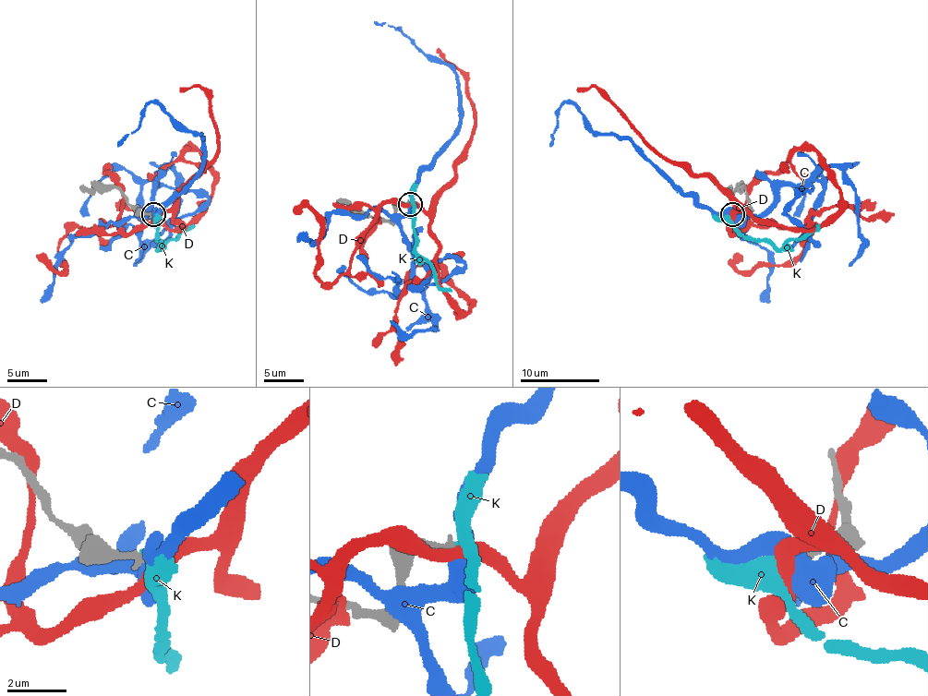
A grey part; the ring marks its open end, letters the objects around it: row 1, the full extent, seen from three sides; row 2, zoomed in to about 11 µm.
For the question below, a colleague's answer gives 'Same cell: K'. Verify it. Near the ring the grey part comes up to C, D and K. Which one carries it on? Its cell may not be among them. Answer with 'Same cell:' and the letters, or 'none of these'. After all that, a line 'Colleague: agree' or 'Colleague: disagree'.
Same cell: none of these
Colleague: disagree

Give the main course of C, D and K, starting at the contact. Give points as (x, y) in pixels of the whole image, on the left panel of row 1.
C: (151, 216), (195, 176), (203, 158), (203, 138), (177, 123), (160, 105), (150, 102), (139, 125), (118, 147)
D: (153, 216), (172, 211), (184, 230), (205, 208), (213, 172), (198, 150), (184, 150), (153, 176), (148, 174)
K: (151, 213), (158, 247), (195, 225)

